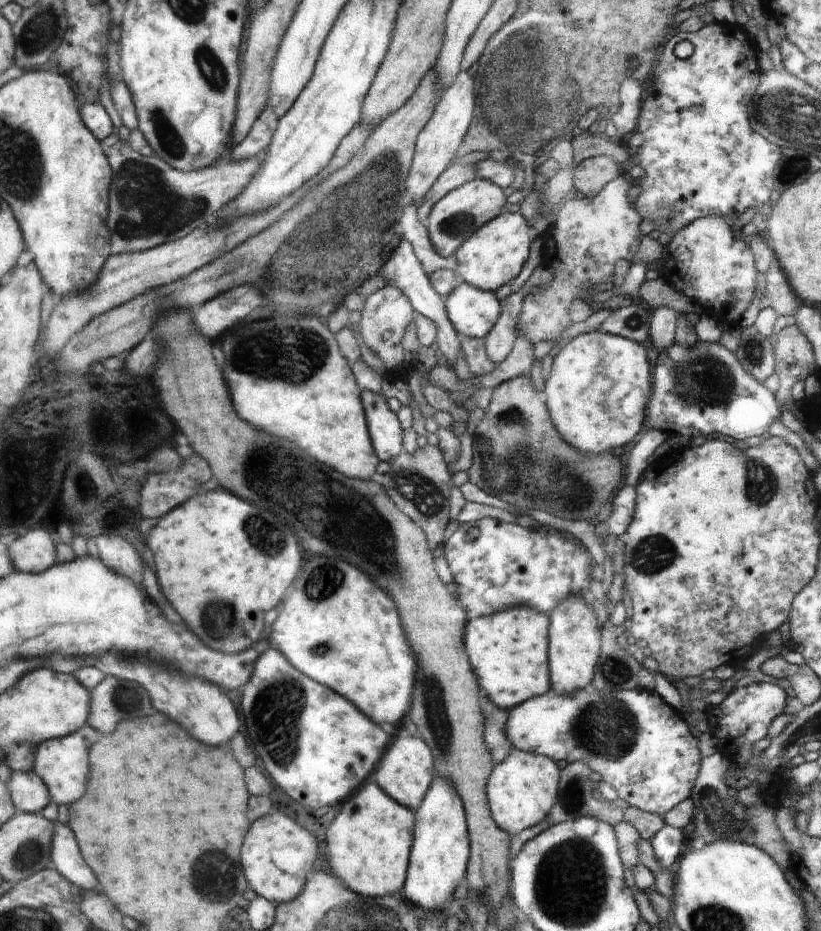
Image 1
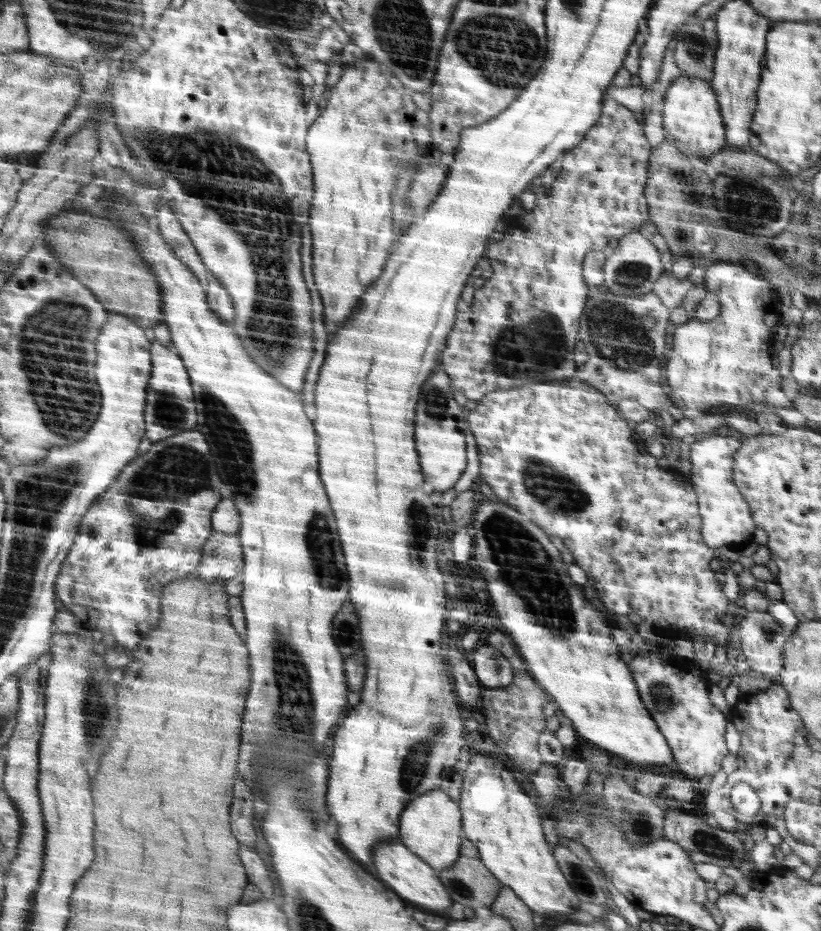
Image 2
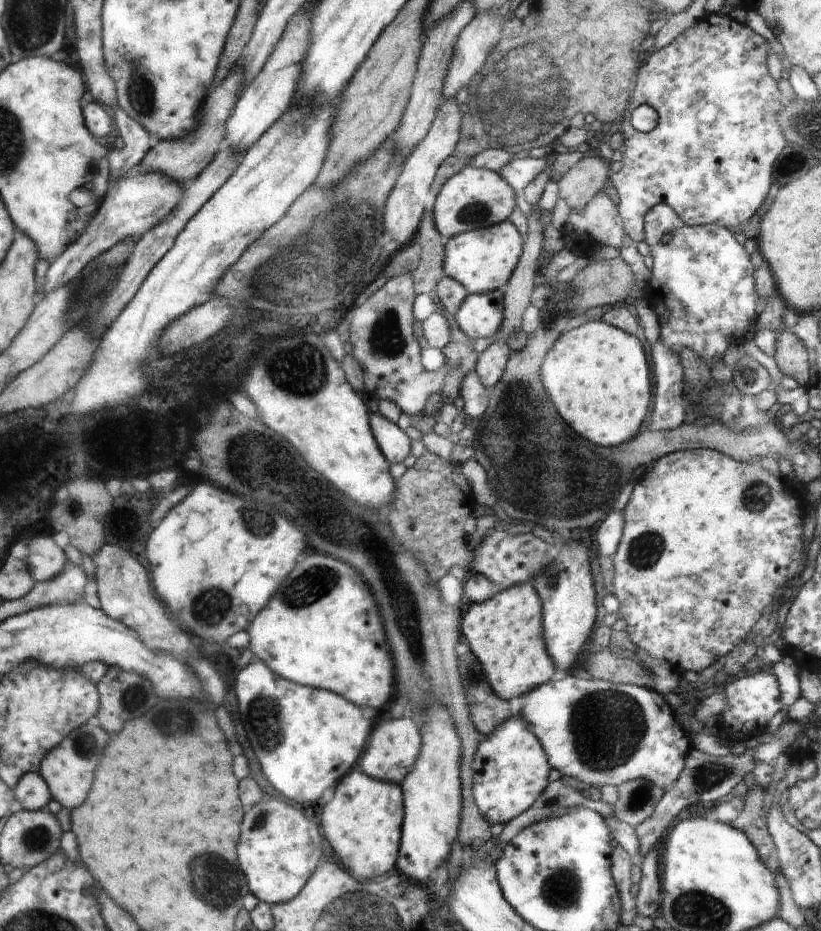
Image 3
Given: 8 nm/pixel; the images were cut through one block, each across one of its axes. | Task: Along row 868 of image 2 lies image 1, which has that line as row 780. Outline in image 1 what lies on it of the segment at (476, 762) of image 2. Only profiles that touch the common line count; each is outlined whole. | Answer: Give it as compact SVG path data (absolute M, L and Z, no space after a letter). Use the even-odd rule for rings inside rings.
M510 748L510 754L499 764L494 764L490 774L486 791L488 792L489 810L492 812L494 823L508 834L518 834L549 817L550 810L557 803L560 796L561 770L557 763L546 756L525 752L518 748Z

